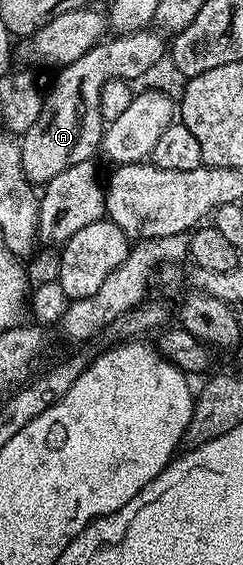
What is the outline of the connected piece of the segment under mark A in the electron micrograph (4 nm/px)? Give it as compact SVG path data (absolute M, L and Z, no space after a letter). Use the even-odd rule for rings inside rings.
M152 31L116 34L111 37L113 40L105 38L86 50L82 58L55 73L56 81L49 88L47 85L44 92L44 105L38 114L38 122L34 122L19 141L22 166L30 170L33 185L43 186L47 180L54 178L54 174L62 174L62 170L70 170L70 166L78 166L78 162L92 160L97 155L106 127L100 113L100 88L114 78L136 82L163 56L165 59L165 37L159 31Z

